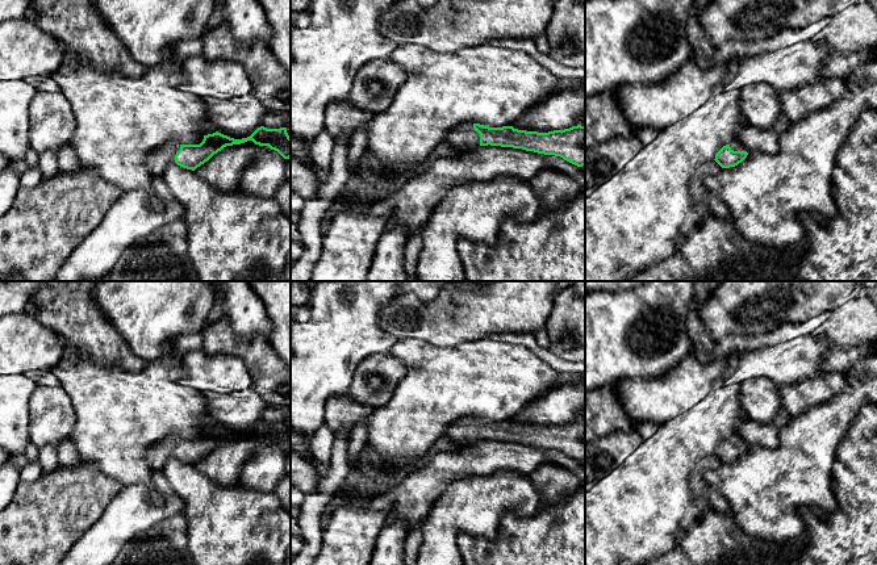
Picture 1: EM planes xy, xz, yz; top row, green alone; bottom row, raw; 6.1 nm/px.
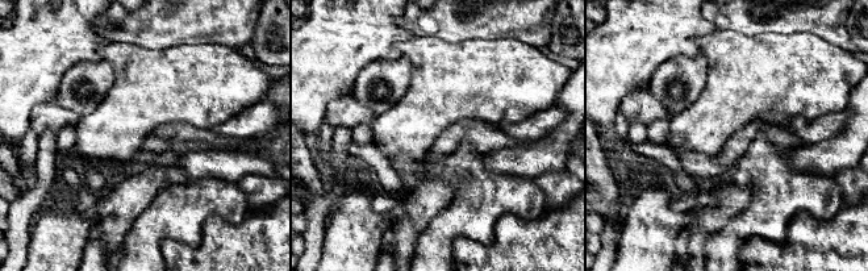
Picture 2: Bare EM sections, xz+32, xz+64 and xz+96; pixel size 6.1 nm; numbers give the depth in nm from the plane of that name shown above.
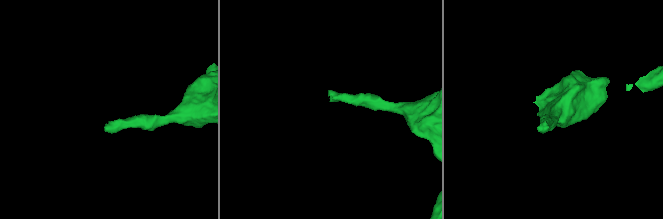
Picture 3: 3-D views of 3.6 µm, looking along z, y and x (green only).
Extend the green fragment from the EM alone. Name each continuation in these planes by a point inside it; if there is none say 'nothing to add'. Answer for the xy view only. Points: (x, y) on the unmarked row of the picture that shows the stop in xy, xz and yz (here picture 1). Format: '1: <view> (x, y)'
1: xy (157, 456)

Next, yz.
1: yz (735, 439)

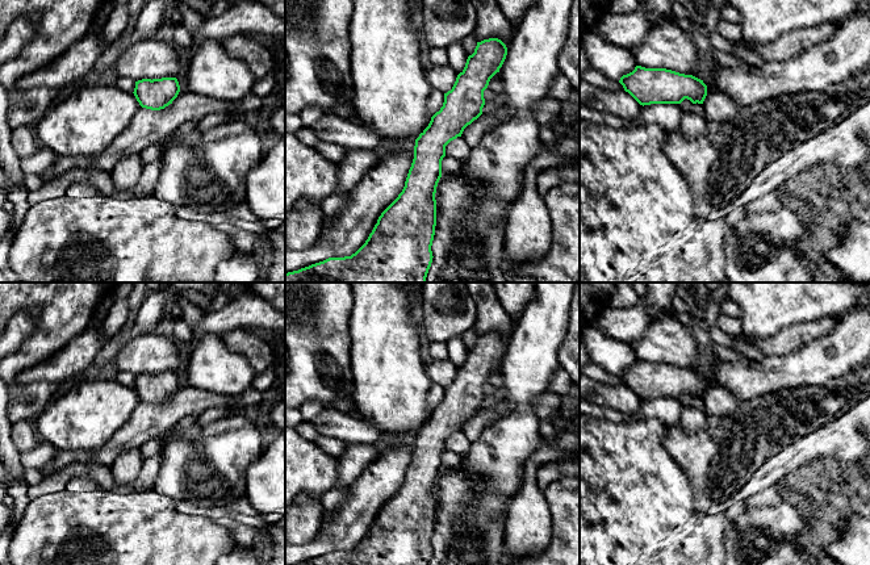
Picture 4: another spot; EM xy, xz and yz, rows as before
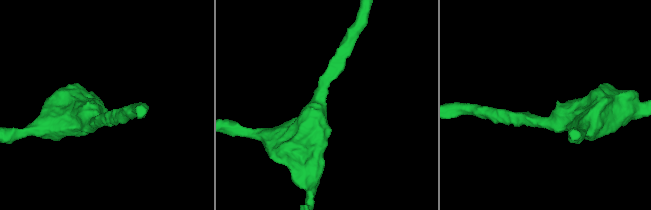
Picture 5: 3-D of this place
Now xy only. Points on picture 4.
nothing to add

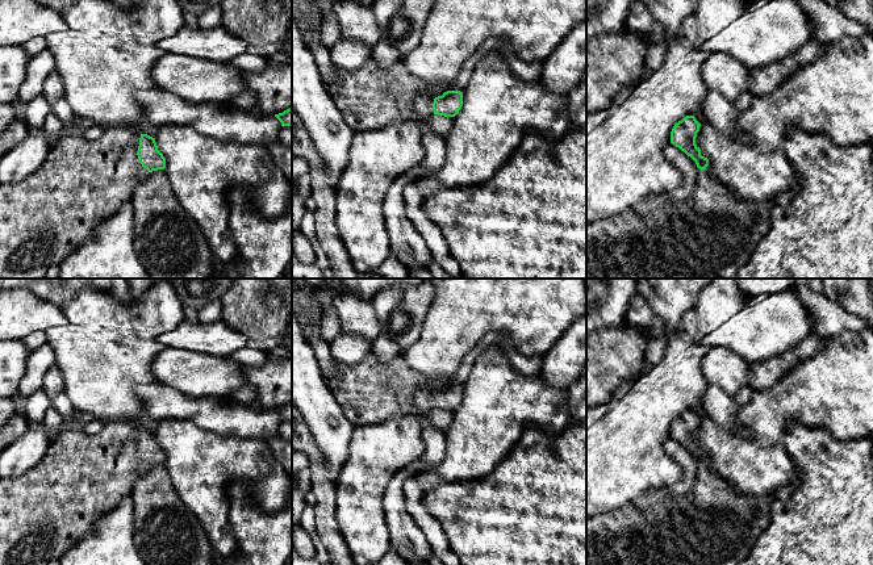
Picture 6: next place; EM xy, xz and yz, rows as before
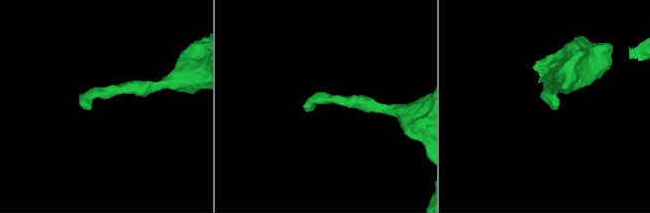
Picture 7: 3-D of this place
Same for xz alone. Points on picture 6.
1: xz (371, 390)

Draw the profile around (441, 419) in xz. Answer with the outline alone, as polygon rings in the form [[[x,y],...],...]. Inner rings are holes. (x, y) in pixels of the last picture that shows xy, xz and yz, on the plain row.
[[[434,409],[423,417],[423,423],[446,432],[454,419],[454,411]]]

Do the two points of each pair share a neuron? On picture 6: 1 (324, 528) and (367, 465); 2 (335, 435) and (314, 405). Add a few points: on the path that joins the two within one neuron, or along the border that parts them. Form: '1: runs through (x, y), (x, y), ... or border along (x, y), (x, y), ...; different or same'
1: border along (335, 485), (335, 522), (343, 542); different
2: runs through (328, 427), (322, 413); same

